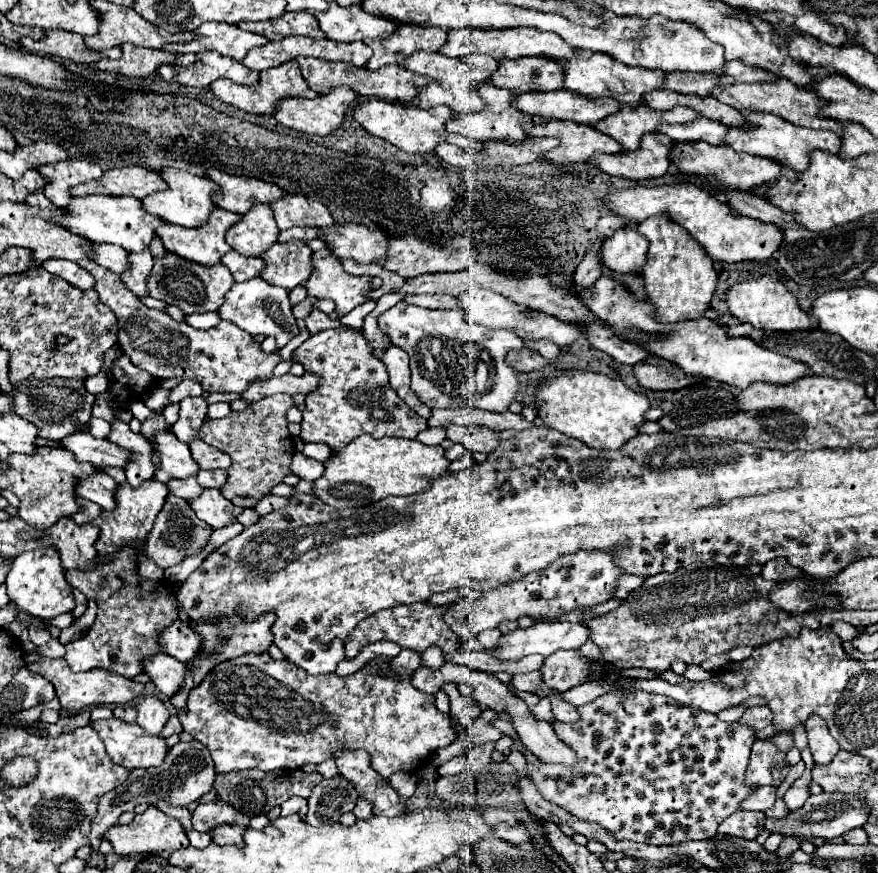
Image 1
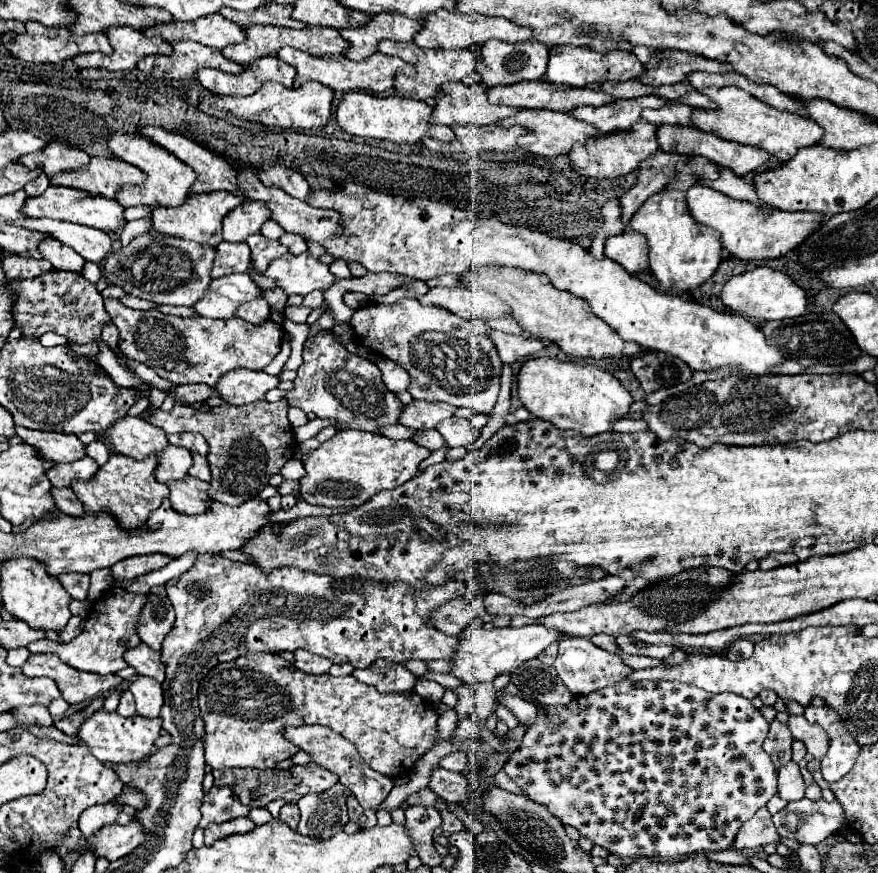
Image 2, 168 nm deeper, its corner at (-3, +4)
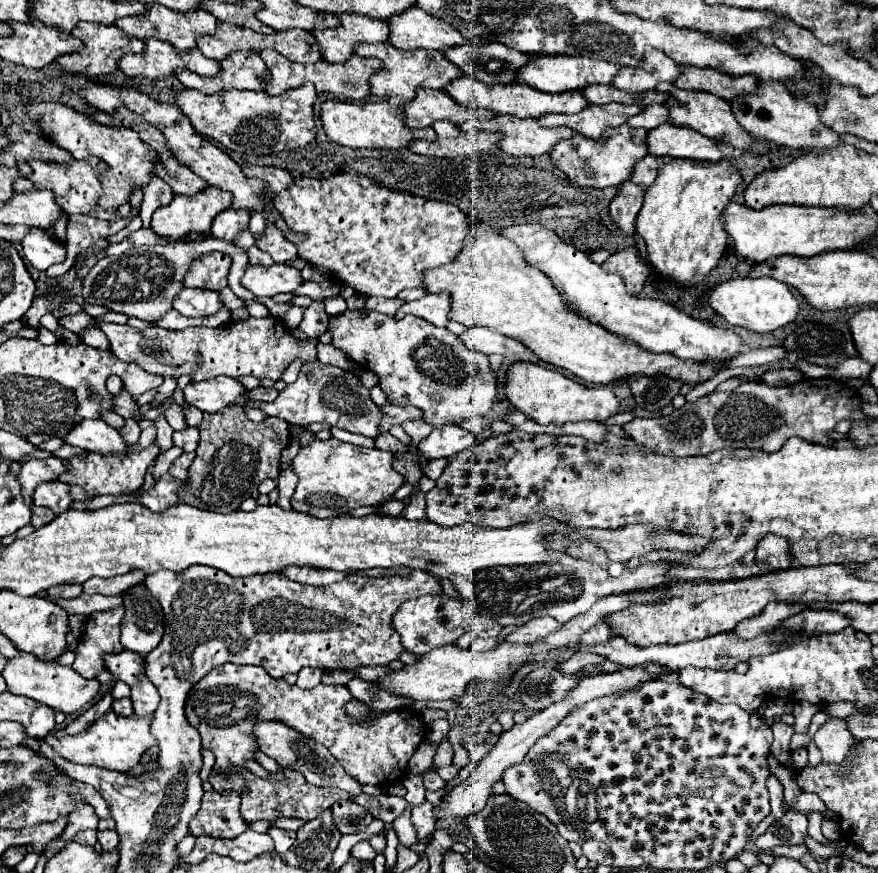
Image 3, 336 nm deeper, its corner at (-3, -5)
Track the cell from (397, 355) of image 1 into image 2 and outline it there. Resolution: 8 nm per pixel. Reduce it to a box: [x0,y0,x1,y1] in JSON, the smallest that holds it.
[378,358,410,394]

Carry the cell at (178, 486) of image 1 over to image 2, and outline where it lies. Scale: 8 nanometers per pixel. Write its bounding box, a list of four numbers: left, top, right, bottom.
[156,446,192,484]

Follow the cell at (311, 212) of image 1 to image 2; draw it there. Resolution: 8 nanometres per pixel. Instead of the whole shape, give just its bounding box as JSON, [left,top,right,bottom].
[258,166,312,200]

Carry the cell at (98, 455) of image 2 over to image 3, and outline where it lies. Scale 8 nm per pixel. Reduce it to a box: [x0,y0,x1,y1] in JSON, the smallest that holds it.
[53,444,88,460]

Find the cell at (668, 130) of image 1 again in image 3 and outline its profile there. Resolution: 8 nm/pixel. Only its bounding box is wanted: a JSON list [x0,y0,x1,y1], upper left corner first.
[626,103,670,131]

